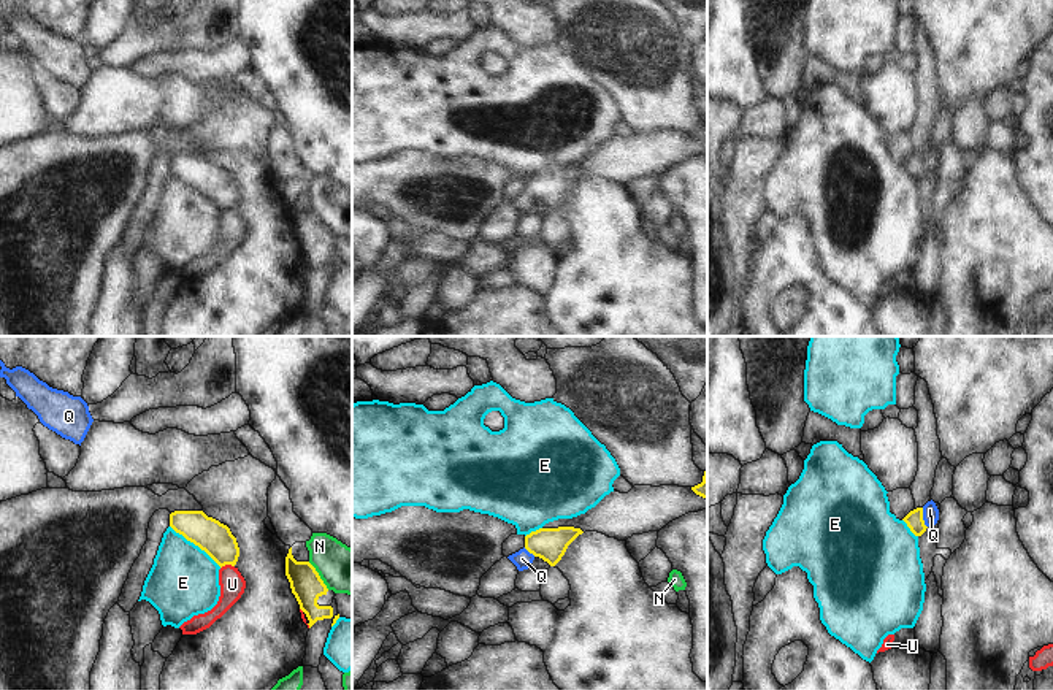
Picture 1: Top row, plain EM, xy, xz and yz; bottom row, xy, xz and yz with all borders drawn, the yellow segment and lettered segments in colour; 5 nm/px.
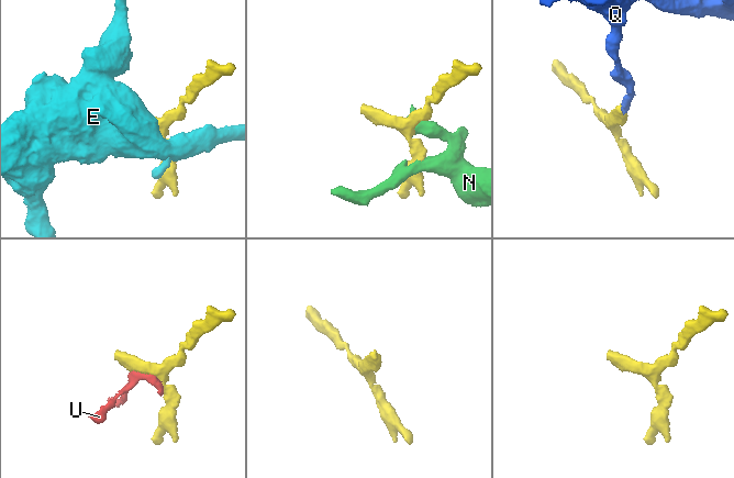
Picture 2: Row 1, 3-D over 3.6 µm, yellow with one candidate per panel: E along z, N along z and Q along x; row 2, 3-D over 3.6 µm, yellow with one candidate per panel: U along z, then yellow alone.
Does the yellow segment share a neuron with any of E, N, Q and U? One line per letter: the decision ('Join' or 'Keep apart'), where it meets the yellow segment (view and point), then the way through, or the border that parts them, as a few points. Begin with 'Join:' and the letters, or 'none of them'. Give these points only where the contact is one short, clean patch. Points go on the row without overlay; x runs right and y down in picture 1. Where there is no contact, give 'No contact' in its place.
Join: Q
E: Keep apart. Touches yellow at xy (195, 189)
N: Keep apart. Touches yellow at xy (319, 221). Boundary: xy (308, 206), (329, 233)
Q: Join. Touches yellow at yz (922, 162). Path across: yz (914, 164), (922, 162), (930, 154)
U: Keep apart. Touches yellow at xy (227, 208)

